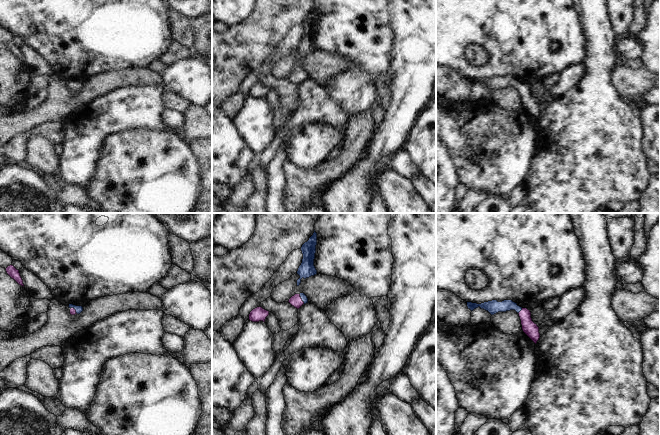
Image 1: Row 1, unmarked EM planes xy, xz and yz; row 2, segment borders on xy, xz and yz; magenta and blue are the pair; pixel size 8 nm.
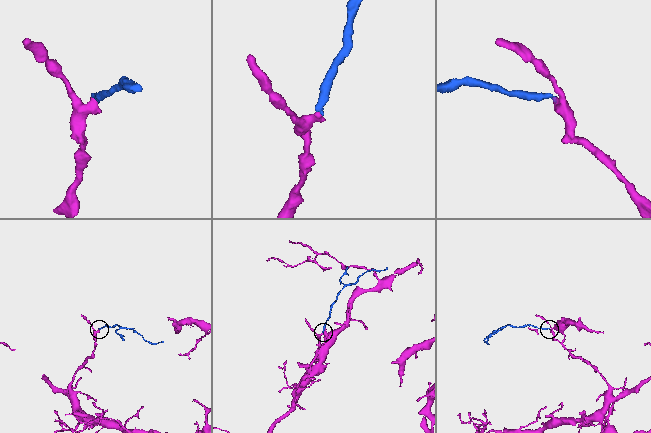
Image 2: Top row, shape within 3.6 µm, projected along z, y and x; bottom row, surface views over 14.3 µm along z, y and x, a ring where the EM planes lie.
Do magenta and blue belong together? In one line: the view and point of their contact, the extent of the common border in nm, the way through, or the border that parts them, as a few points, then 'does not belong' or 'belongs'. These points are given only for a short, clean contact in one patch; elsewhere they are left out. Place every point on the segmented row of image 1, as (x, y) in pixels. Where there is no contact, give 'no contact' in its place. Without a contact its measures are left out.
contact yz (520, 311); length 60 nm; way yz (531, 329), (520, 311), (514, 306), (493, 307); belongs

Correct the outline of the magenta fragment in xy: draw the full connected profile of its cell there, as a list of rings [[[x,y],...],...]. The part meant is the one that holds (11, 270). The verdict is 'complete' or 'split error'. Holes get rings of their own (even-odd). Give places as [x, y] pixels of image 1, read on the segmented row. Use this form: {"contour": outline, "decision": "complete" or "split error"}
{"contour": [[[13,265],[6,268],[7,274],[14,279],[19,285],[24,287],[23,280],[20,276],[19,270],[17,270]]], "decision": "complete"}

